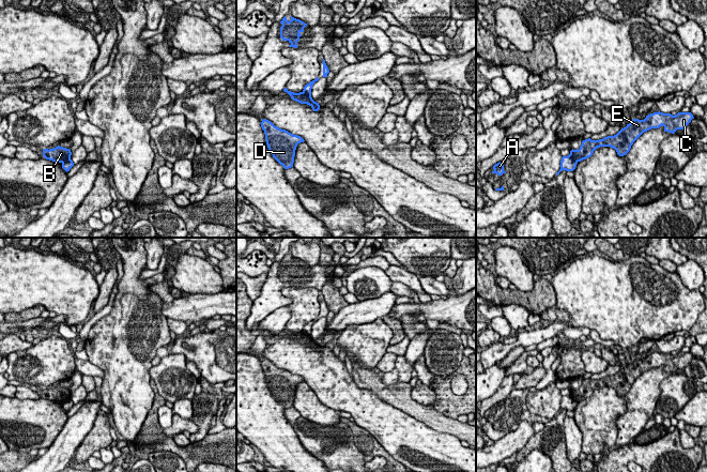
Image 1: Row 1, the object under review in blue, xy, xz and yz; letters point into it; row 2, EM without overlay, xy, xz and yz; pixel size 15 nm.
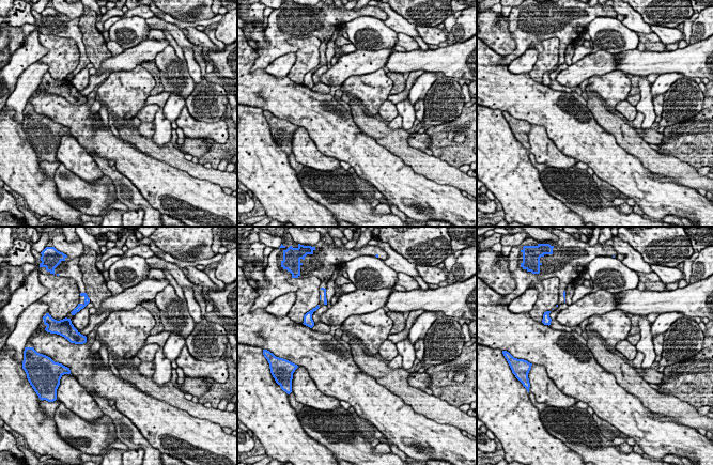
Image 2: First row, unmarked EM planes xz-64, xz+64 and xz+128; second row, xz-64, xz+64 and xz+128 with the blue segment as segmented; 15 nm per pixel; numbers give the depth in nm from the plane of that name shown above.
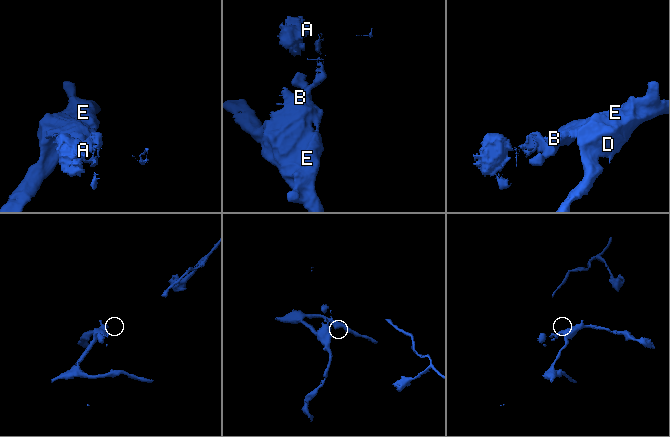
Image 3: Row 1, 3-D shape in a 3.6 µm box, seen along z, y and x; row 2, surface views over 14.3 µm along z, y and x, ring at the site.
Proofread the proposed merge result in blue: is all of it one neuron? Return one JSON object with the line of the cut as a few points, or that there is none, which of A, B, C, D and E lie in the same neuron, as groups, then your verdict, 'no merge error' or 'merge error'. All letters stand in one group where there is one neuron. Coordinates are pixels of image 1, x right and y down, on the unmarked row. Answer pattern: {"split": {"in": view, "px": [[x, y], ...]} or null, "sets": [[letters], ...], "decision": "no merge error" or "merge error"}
{"split": {"in": "yz", "px": [[568, 395], [577, 401]]}, "sets": [["A"], ["B", "C", "D", "E"]], "decision": "merge error"}

